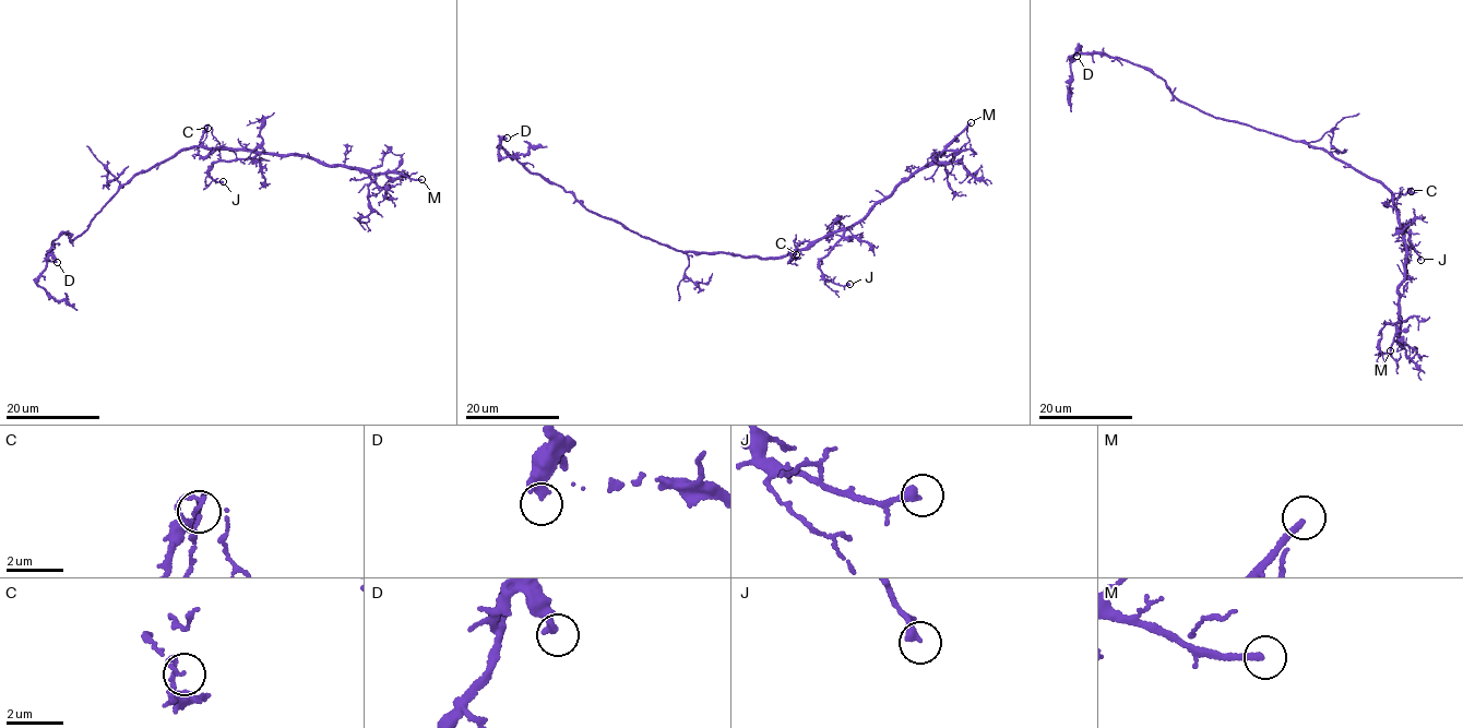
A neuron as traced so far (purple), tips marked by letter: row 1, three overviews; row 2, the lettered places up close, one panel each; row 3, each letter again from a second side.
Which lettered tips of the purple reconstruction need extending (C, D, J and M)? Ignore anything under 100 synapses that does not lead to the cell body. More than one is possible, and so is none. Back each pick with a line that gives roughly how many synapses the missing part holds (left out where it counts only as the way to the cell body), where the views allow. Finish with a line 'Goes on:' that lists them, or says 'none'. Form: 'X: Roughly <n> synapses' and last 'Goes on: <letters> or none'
Goes on: M

